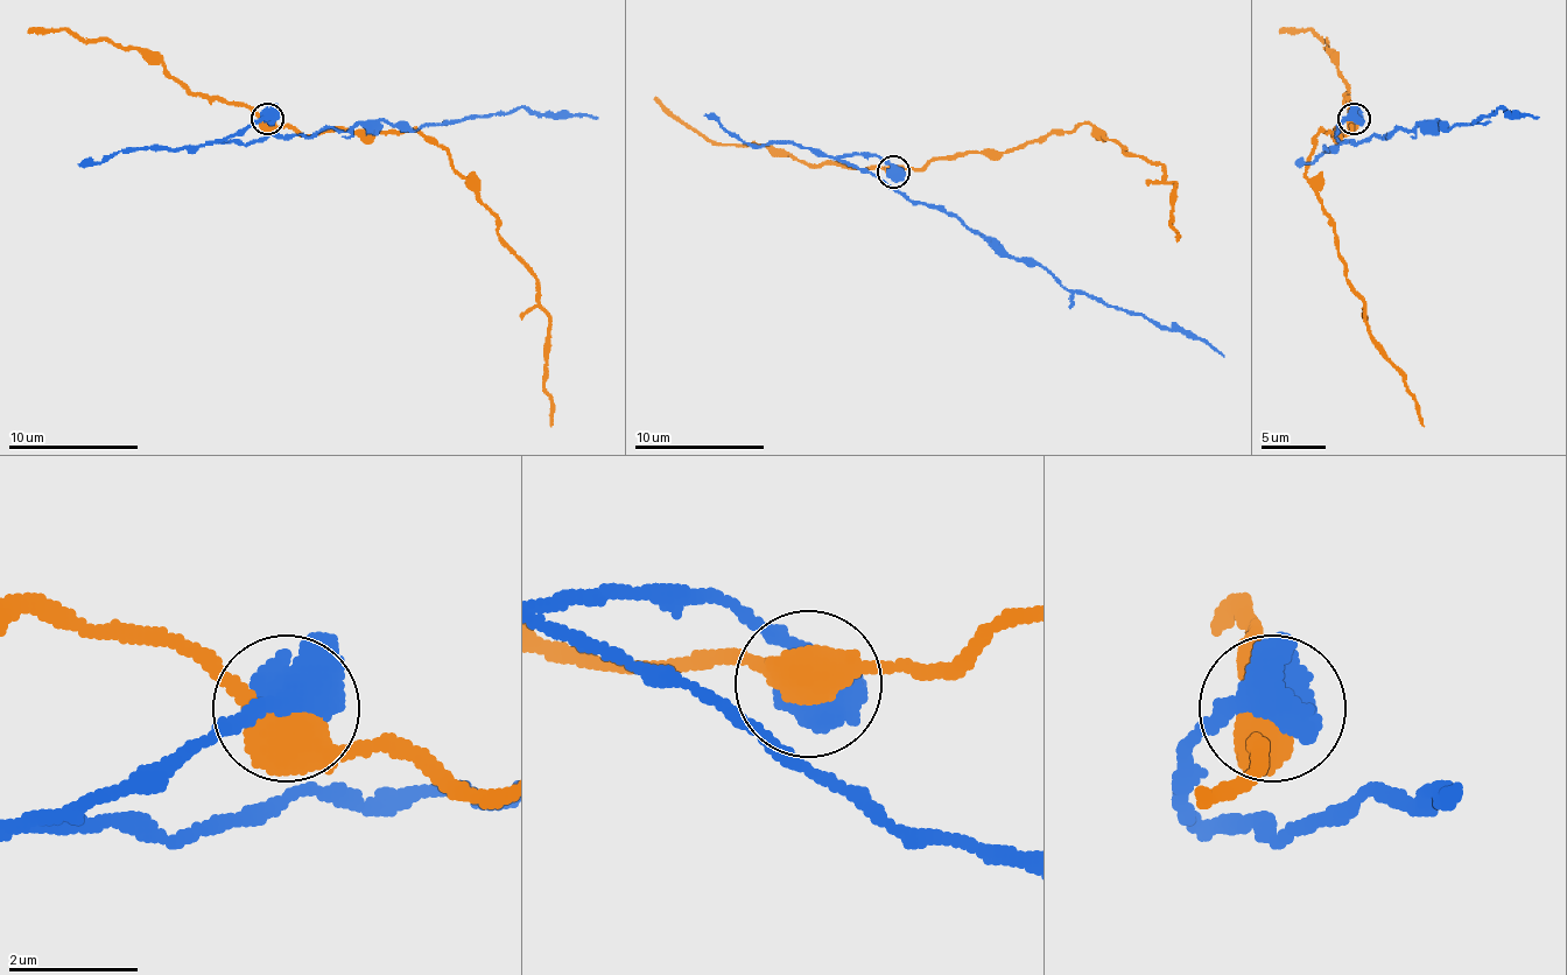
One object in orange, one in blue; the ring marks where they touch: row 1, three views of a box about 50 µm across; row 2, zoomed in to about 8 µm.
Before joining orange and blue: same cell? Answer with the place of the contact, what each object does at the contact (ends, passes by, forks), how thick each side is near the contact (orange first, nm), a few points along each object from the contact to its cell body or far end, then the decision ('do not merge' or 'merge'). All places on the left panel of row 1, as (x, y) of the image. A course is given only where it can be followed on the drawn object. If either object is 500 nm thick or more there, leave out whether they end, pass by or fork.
place (267, 118); calibres 400 and 650 nm; course orange (266, 118), (306, 134), (419, 131), (448, 153), (497, 218), (499, 240), (535, 280), (548, 335), (552, 426); course blue (266, 118), (218, 140), (253, 144), (386, 124), (415, 131), (519, 107), (597, 118); do not merge

